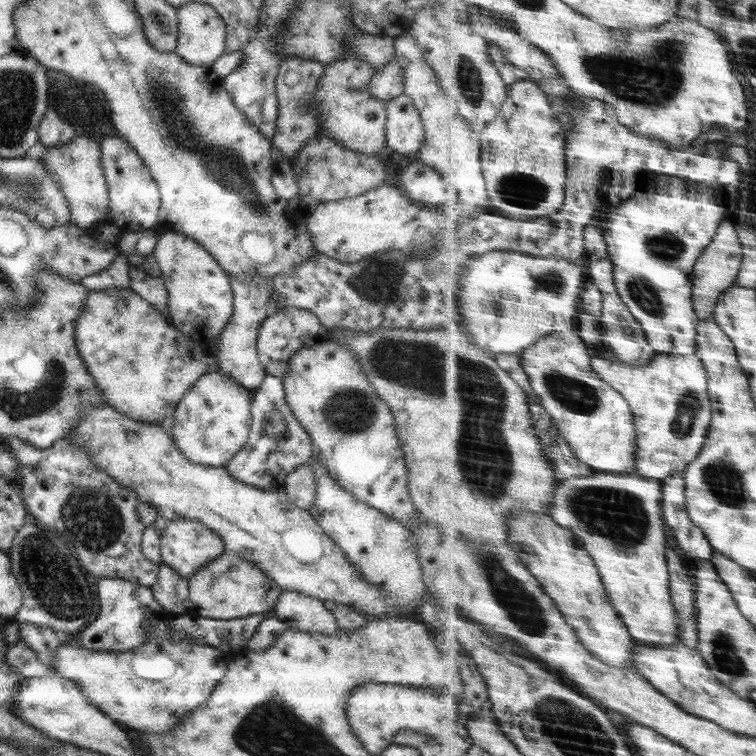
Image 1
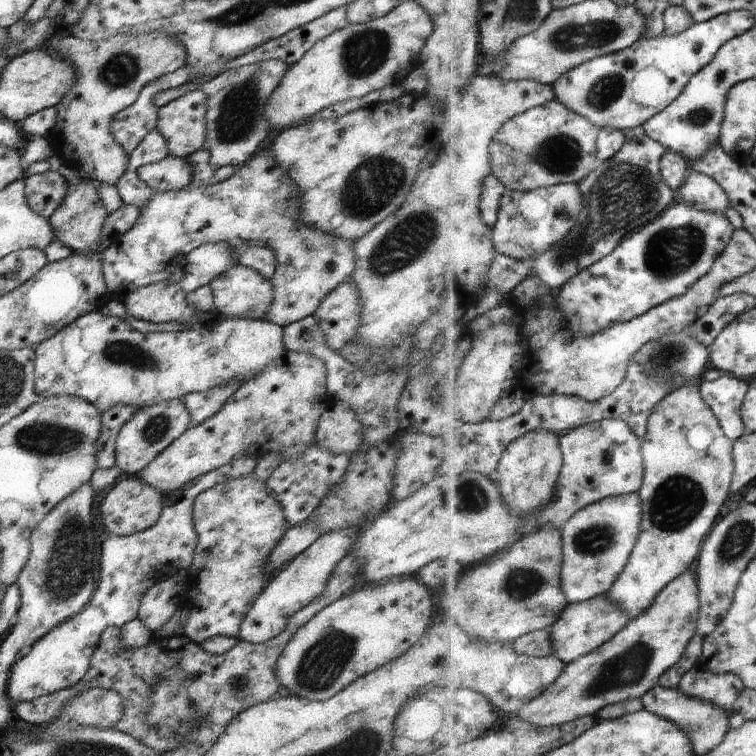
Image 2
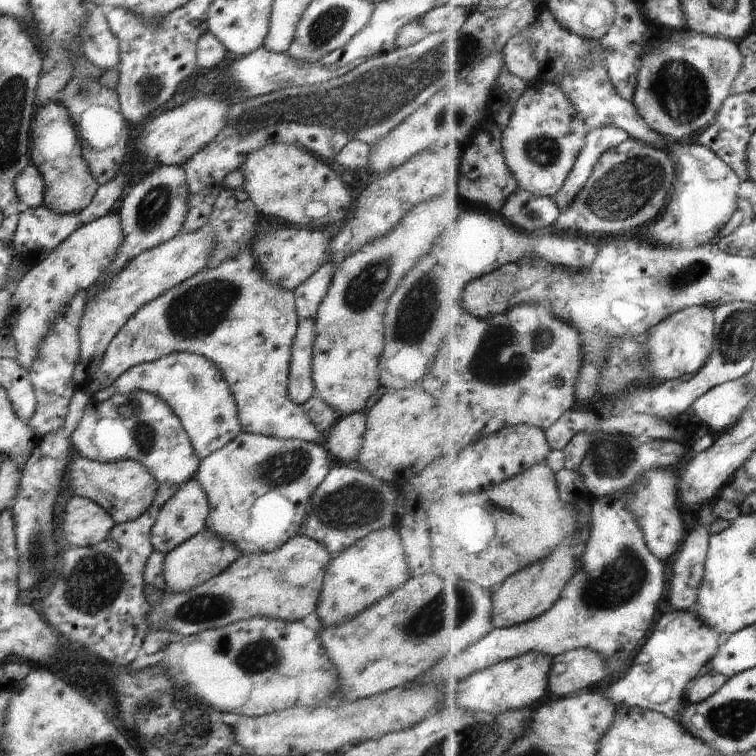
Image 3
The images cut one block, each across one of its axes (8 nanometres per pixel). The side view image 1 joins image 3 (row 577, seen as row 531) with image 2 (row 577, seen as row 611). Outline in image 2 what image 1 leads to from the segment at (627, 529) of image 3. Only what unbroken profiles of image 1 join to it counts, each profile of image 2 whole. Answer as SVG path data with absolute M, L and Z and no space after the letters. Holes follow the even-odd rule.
M700 382L682 386L661 400L648 421L642 454L645 478L638 494L643 500L643 532L625 570L606 594L631 619L649 610L655 598L672 580L695 568L703 538L707 538L715 520L719 518L721 506L727 502L729 484L735 478L734 441L725 436L718 417L703 400Z

